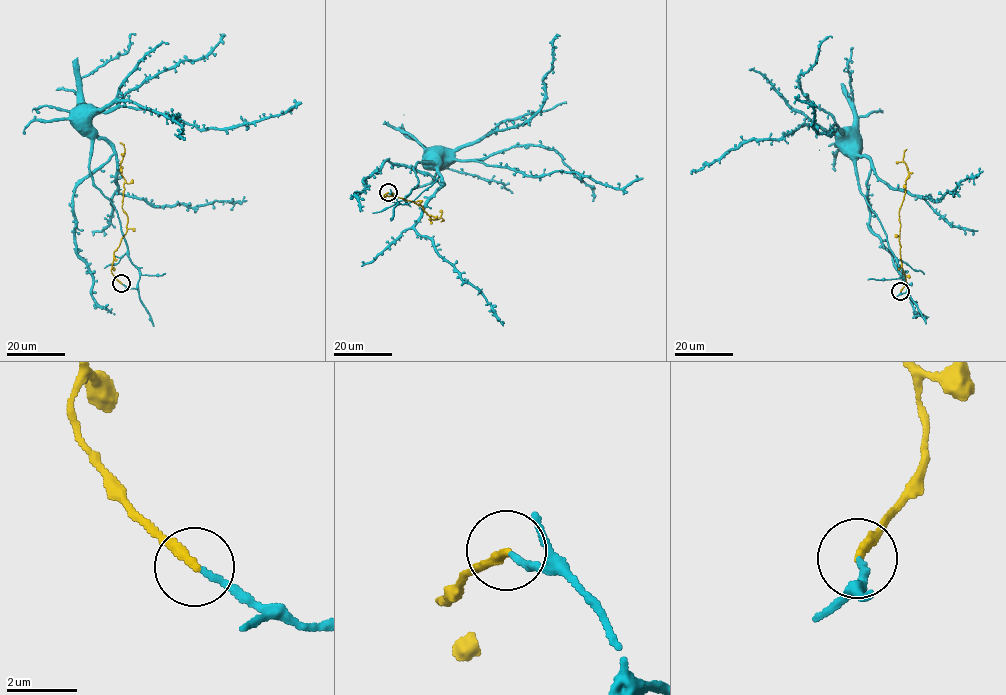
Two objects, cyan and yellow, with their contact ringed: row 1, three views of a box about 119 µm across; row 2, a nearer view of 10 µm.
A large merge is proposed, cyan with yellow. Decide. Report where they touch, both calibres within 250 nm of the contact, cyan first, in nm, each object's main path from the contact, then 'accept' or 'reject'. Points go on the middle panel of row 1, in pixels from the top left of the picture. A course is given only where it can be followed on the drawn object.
(388, 192) | 180/260 nm | cyan via (388, 192), (407, 205), (418, 184), (414, 168), (434, 158), (534, 177), (578, 172), (619, 188), (642, 178) | yellow via (388, 192), (382, 197), (413, 201), (422, 206), (431, 219), (441, 218), (441, 222) | accept

